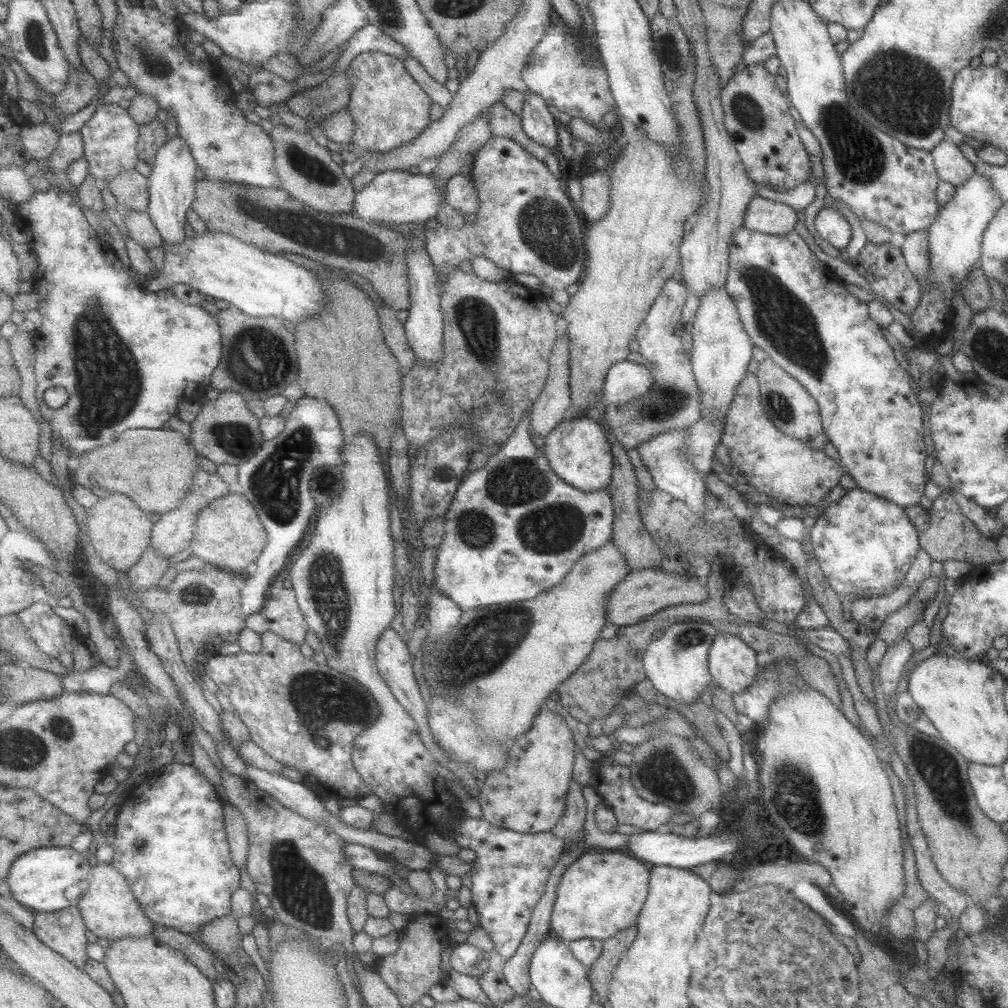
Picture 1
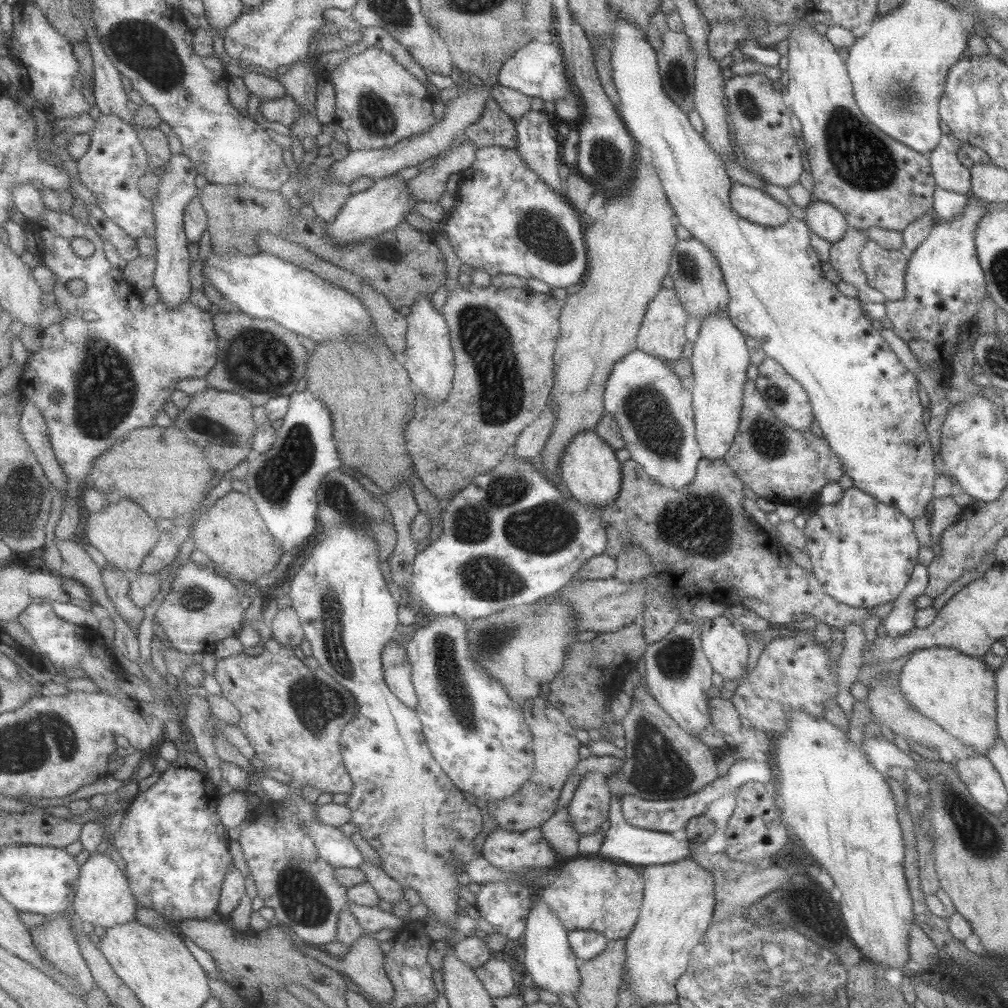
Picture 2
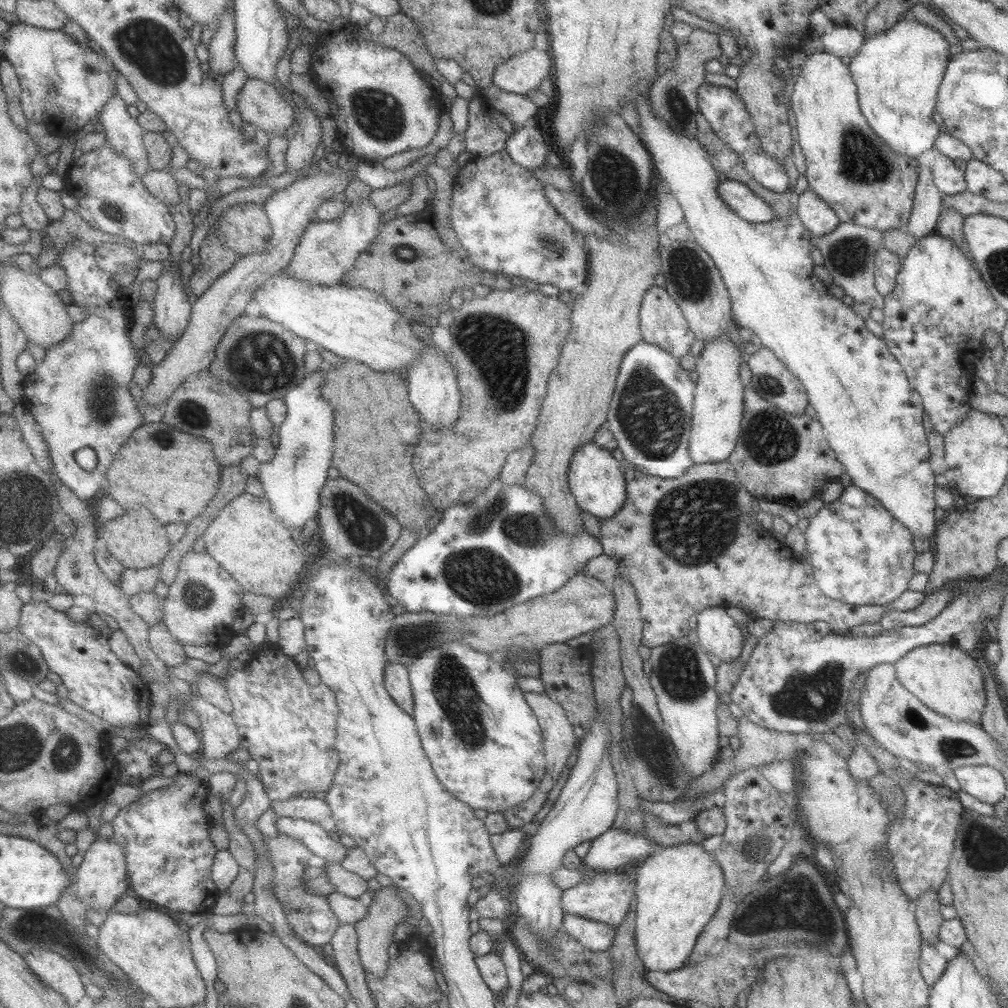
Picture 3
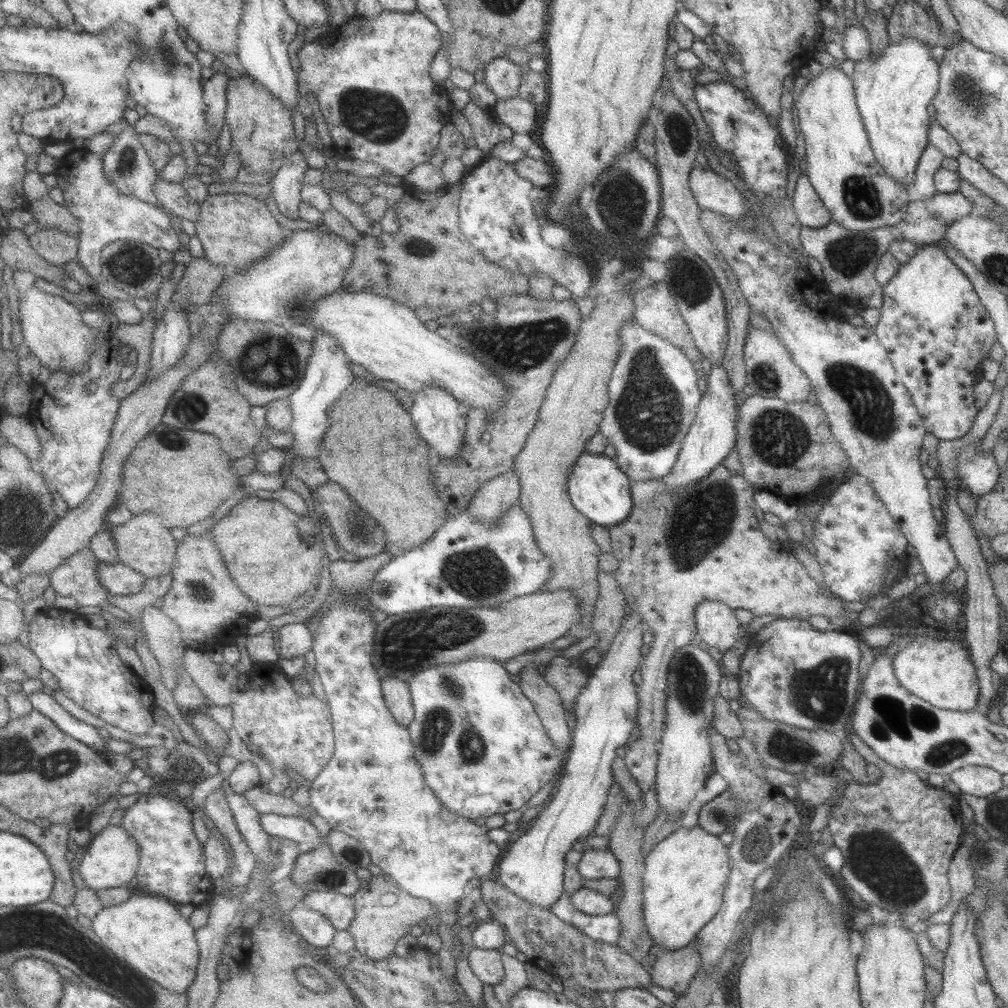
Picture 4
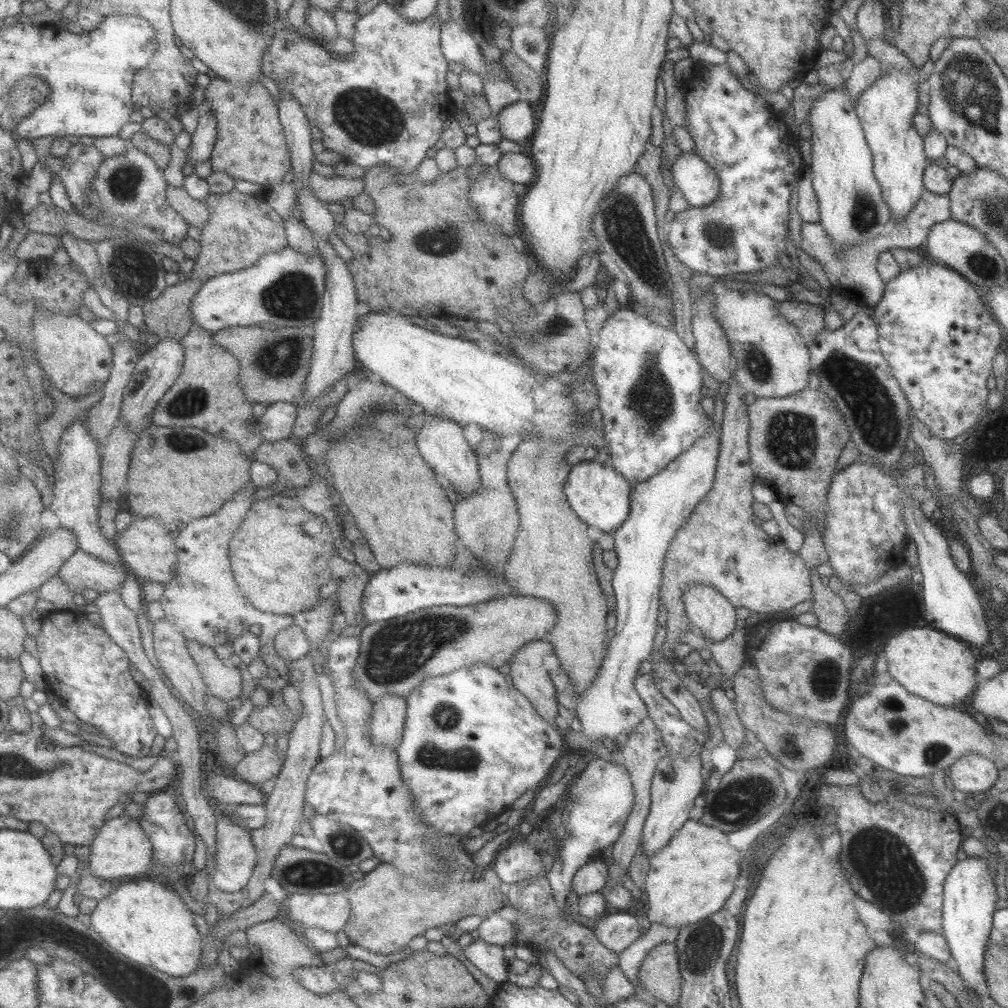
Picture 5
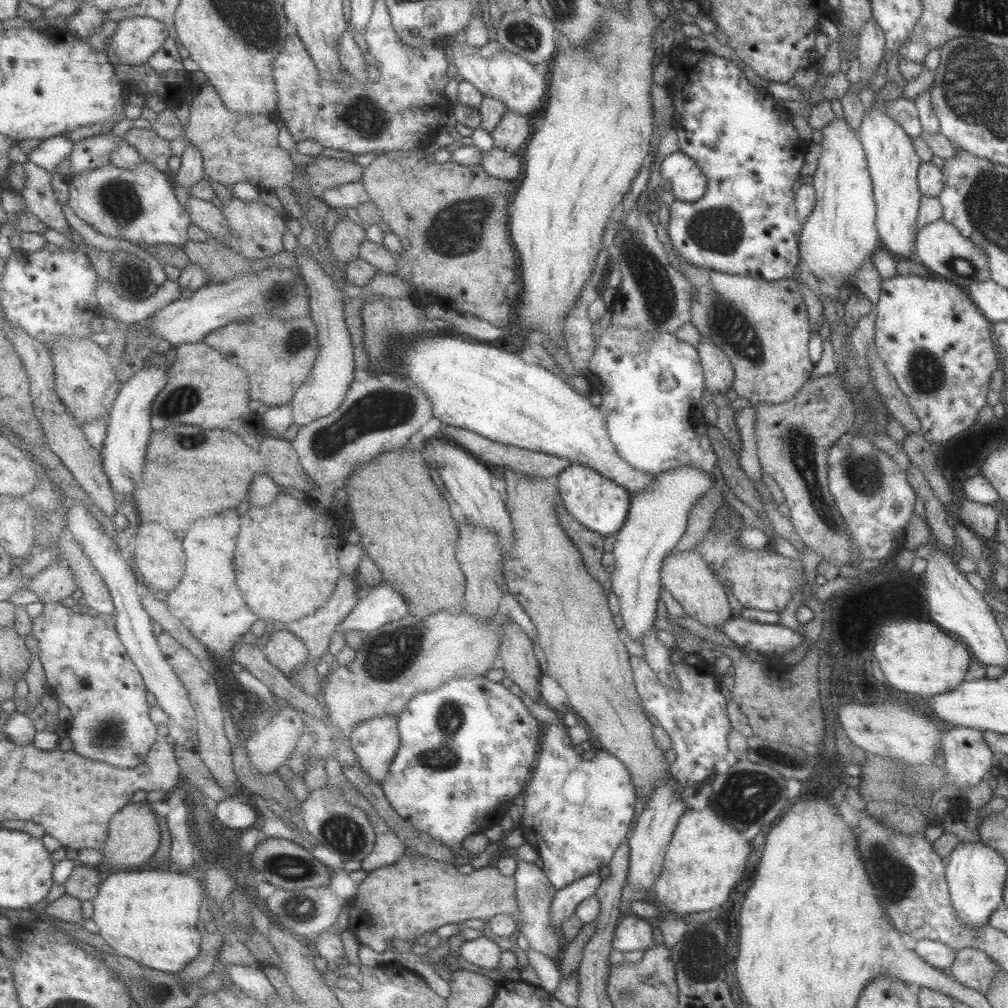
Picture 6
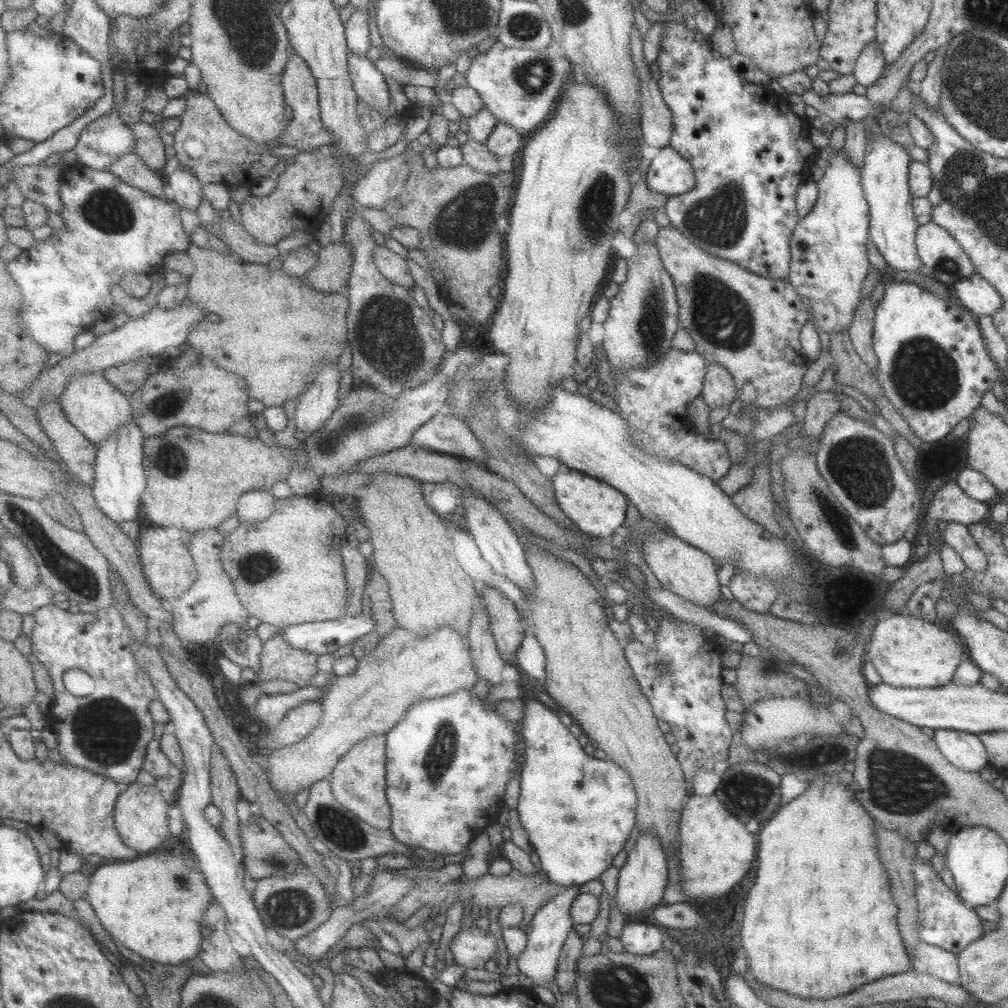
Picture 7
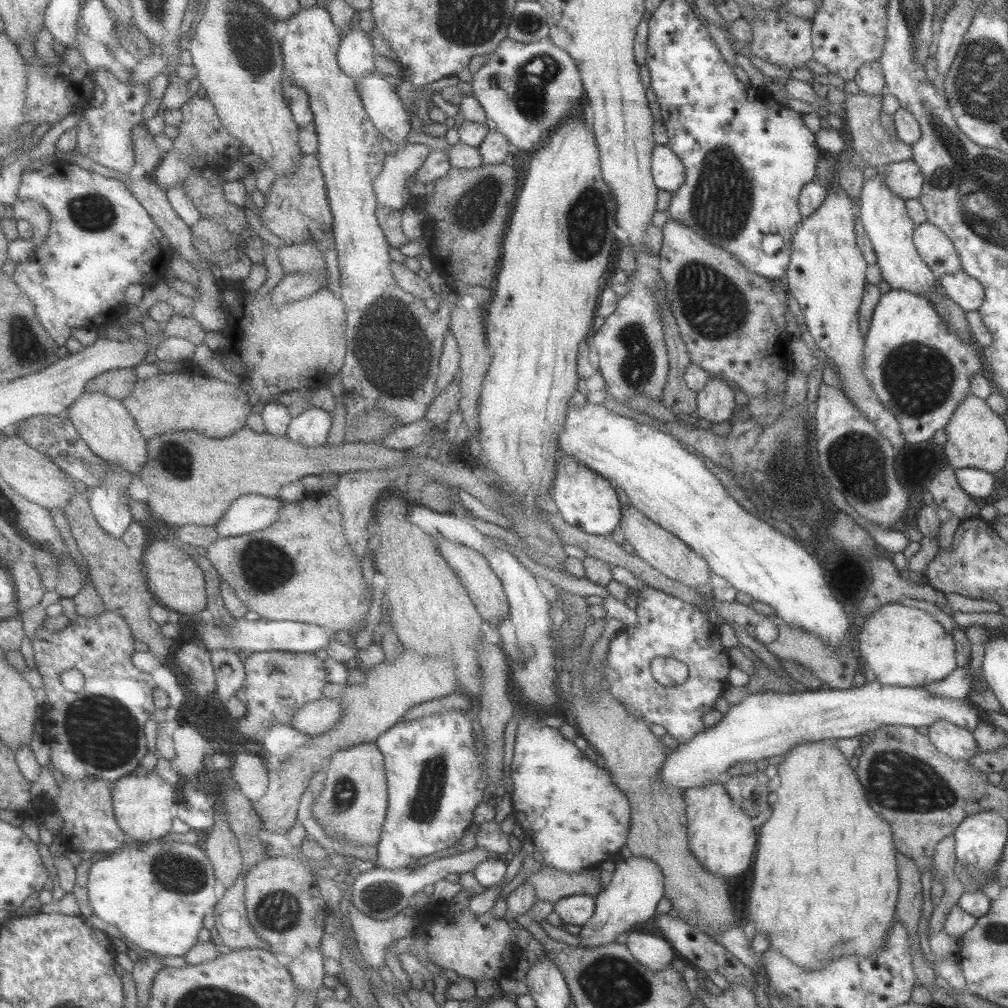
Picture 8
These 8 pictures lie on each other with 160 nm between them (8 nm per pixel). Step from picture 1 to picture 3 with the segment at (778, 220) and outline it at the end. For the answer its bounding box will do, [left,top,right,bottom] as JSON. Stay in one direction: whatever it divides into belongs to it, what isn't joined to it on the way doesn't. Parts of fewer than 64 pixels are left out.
[717,179,775,224]

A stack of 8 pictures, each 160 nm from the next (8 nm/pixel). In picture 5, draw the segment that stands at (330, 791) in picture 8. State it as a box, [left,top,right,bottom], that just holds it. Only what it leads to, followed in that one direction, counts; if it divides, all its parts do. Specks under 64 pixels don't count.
[368,695,409,748]

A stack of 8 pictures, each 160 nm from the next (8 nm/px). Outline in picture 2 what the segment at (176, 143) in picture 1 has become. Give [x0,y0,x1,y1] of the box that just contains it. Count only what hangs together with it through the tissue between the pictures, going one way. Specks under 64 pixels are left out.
[153,154,201,308]

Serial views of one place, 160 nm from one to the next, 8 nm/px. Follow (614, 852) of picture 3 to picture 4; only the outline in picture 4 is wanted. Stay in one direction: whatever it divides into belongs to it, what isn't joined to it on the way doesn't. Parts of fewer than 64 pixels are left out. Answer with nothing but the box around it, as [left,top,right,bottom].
[576,849,620,880]

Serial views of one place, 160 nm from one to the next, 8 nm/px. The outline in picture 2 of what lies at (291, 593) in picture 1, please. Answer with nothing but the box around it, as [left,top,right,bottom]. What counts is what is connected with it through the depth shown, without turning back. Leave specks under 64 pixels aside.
[272,606,306,648]

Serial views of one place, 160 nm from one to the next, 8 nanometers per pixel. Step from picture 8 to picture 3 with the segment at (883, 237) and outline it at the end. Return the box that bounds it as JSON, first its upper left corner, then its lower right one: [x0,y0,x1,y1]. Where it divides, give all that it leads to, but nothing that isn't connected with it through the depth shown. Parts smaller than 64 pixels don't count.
[847,12,950,159]

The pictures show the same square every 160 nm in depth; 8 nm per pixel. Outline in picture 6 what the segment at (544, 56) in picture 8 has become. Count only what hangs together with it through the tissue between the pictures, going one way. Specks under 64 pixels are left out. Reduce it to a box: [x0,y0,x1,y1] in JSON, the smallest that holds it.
[448,38,548,116]

